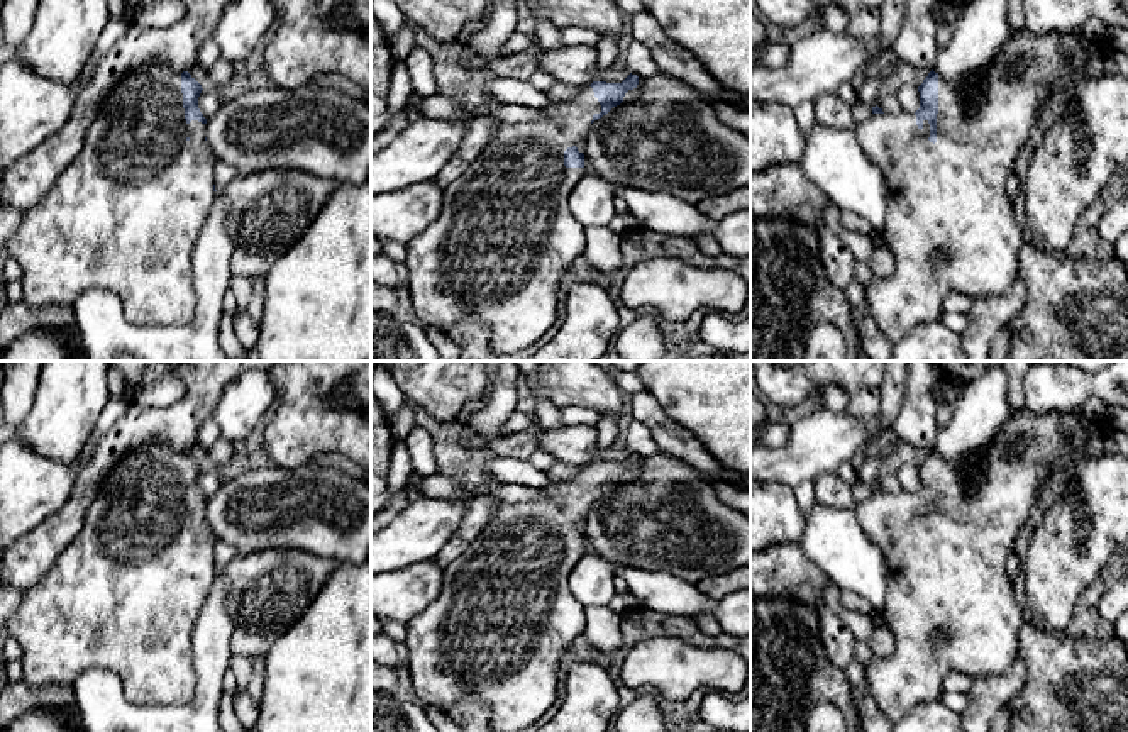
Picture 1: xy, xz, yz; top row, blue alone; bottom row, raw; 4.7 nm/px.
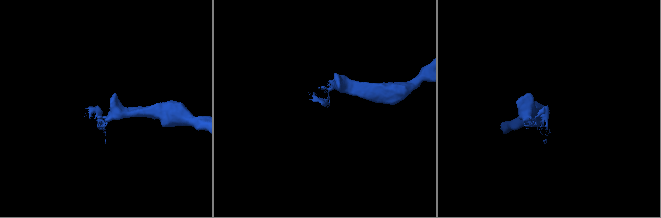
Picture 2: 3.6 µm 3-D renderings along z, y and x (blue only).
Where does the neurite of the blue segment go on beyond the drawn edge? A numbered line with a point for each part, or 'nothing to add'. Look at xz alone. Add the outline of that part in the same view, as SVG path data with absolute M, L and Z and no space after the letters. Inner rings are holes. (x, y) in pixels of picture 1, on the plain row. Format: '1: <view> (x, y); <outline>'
1: xz (505, 615); M588 464L581 466L574 478L554 480L542 491L545 500L500 502L484 529L444 566L444 581L435 602L405 624L412 690L422 707L447 712L454 703L474 698L488 705L493 732L517 732L535 724L554 703L561 659L571 642L583 637L586 625L586 607L569 588L571 571L586 549L566 547L564 530L586 520L593 495L601 491L601 485Z

